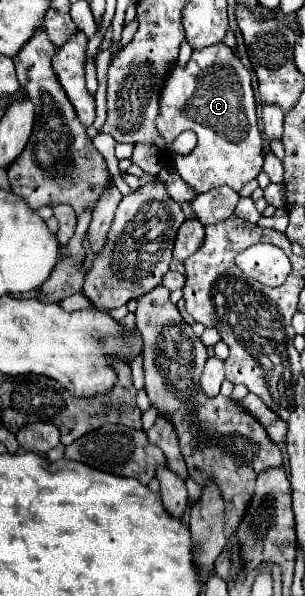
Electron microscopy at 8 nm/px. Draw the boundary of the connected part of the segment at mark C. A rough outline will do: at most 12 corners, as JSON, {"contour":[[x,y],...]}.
{"contour":[[193,50],[161,92],[167,146],[197,194],[239,192],[261,172],[251,72]]}

